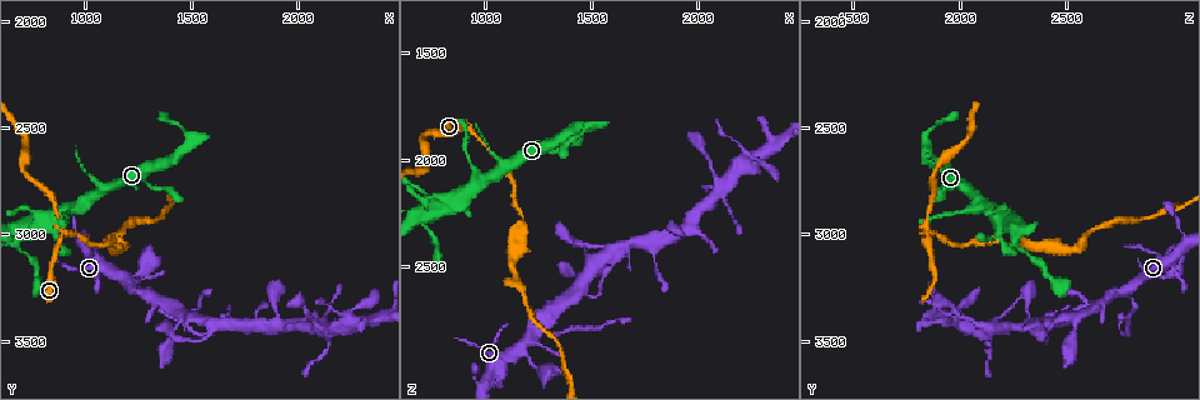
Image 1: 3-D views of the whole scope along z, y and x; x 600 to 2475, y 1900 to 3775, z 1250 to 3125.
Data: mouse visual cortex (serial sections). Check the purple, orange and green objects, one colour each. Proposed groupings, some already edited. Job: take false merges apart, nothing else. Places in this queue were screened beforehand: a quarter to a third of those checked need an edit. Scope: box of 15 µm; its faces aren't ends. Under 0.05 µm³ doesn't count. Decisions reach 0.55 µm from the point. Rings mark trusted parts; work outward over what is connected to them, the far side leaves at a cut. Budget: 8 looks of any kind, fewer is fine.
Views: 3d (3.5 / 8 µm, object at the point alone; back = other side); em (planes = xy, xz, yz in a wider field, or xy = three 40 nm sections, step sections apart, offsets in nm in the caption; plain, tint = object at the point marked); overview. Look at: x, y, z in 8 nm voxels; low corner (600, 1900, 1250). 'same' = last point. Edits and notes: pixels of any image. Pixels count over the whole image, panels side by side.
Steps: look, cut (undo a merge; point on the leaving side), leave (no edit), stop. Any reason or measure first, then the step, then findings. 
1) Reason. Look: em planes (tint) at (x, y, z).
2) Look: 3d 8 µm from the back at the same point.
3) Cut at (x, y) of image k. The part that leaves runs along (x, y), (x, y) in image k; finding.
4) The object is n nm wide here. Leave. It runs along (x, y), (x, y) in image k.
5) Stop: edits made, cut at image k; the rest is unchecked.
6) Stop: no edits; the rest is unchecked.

Narrows sharply. Look: 3d 3.5 µm from the back at (890, 3010, 1860).

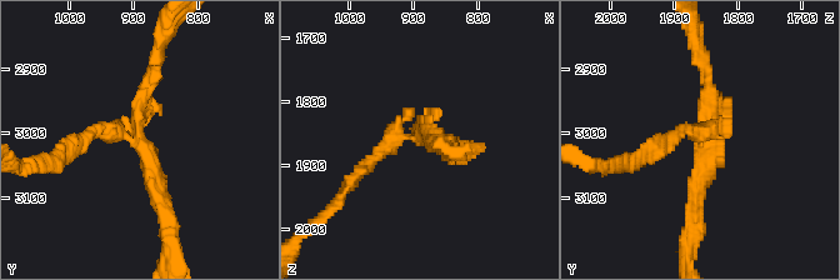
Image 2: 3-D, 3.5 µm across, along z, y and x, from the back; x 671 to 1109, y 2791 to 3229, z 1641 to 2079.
3 arms meet here; the arms are 150, 200, 200 nm wide; need the tissue. Look: em xy step 1 (plain) at (890, 3010, 1855).

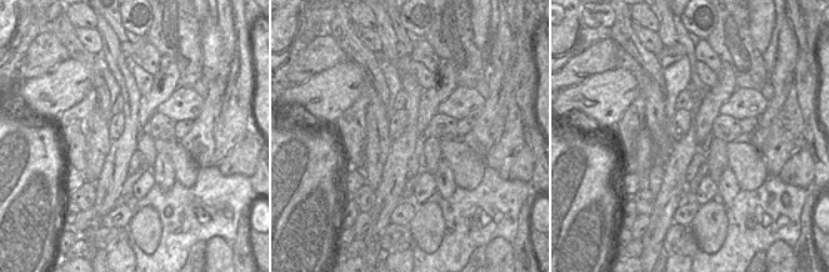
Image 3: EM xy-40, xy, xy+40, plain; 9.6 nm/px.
Where the object lies. Look: em xy step 1 (tint) at the same point.

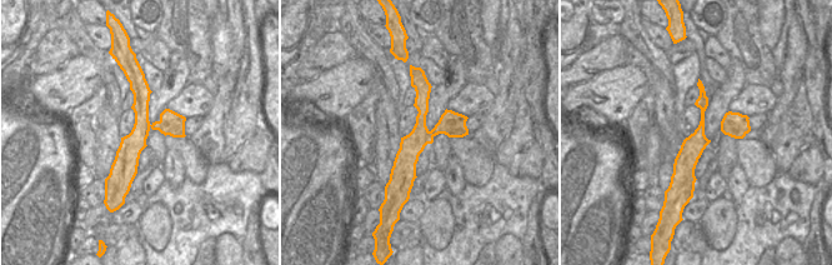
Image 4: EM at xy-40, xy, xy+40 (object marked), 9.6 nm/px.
Cut at (96, 129) of image 2. The part that leaves runs along (128, 138), (93, 130), (50, 164) in image 2; a second cell is stuck on.

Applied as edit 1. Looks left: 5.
Redraw. Look: overview.

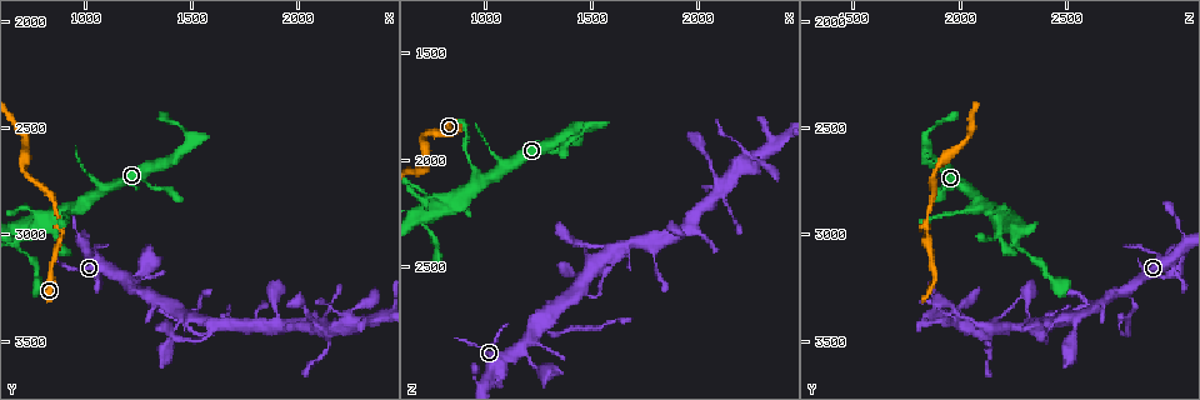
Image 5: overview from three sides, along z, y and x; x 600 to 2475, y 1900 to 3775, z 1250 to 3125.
Sudden change in width. Look: 3d 8 µm at (730, 3010, 2160).

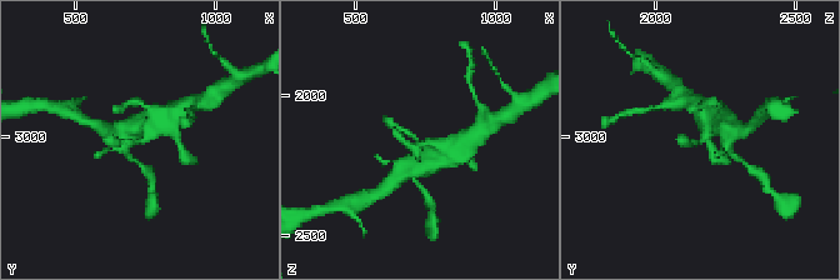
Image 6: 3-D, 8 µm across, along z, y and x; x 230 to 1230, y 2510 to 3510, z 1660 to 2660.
Zoom in. Look: 3d 3.5 µm at (730, 3010, 2170).

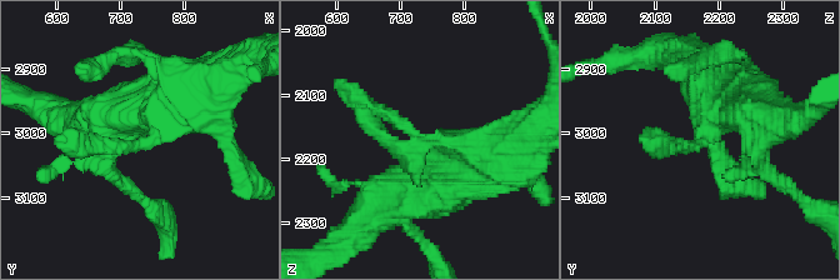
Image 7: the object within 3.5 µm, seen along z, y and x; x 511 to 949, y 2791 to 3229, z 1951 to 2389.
The arms are 200, 600 nm wide. Look: em xy step 3 (tint) at (735, 3015, 2170).

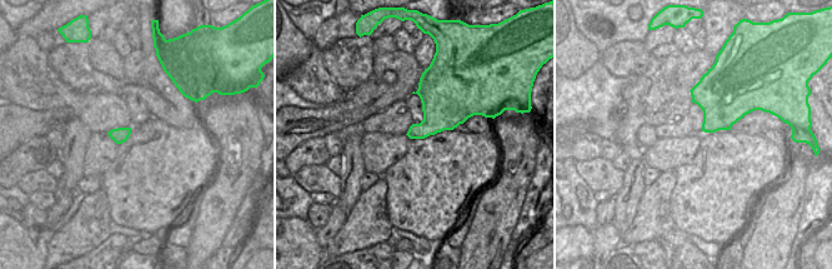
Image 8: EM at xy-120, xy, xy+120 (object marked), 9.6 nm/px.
The object is 260 nm wide here. Leave. It runs along (473, 158), (441, 158), (354, 96) in image 7; all the same cell.

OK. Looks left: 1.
Stop: edits made, cut at image 2; the rest is unchecked.

